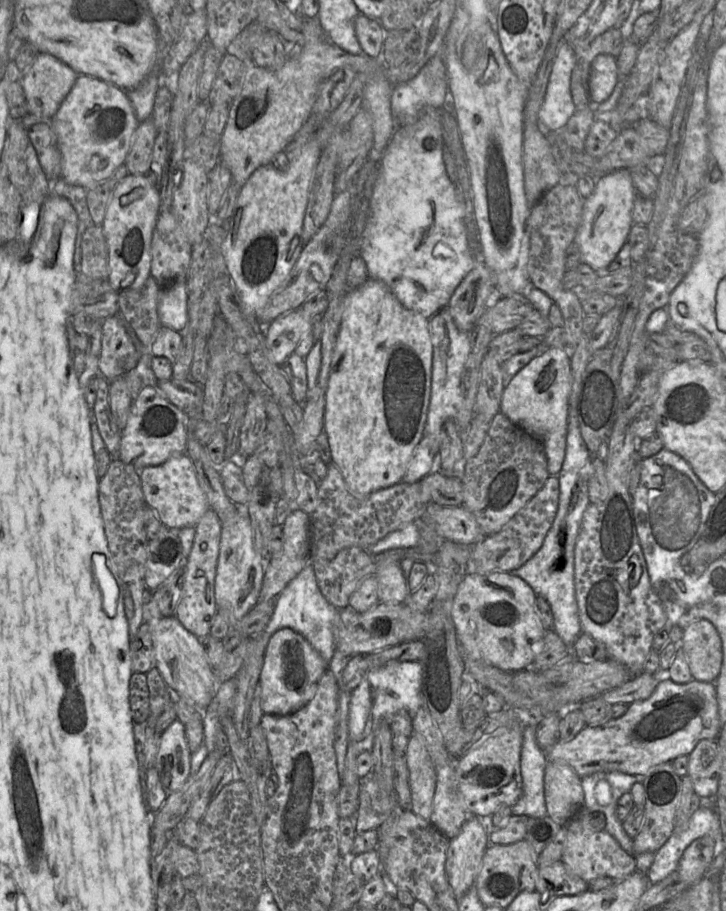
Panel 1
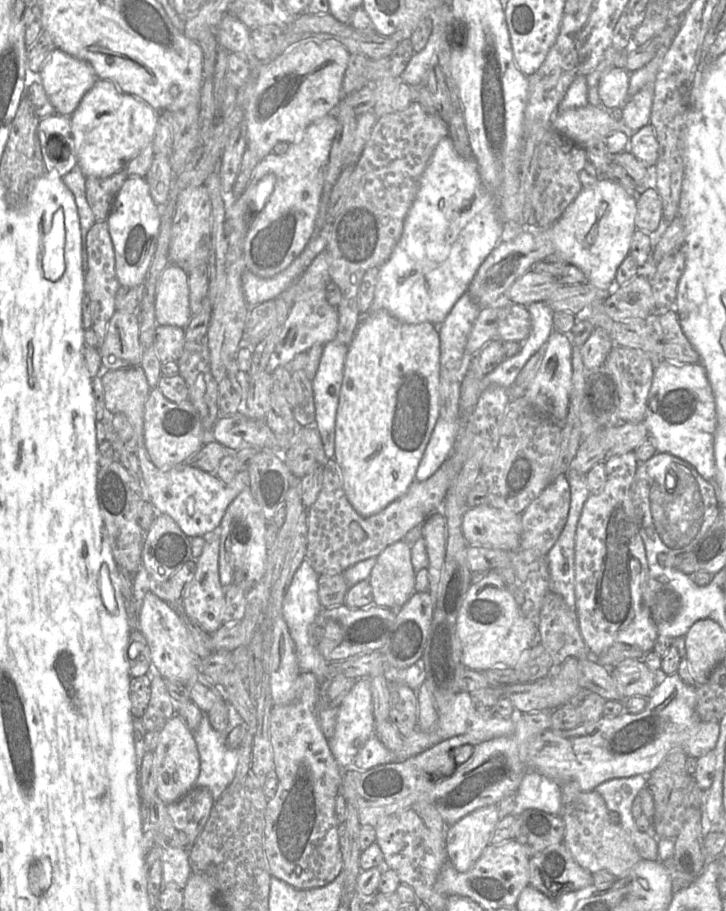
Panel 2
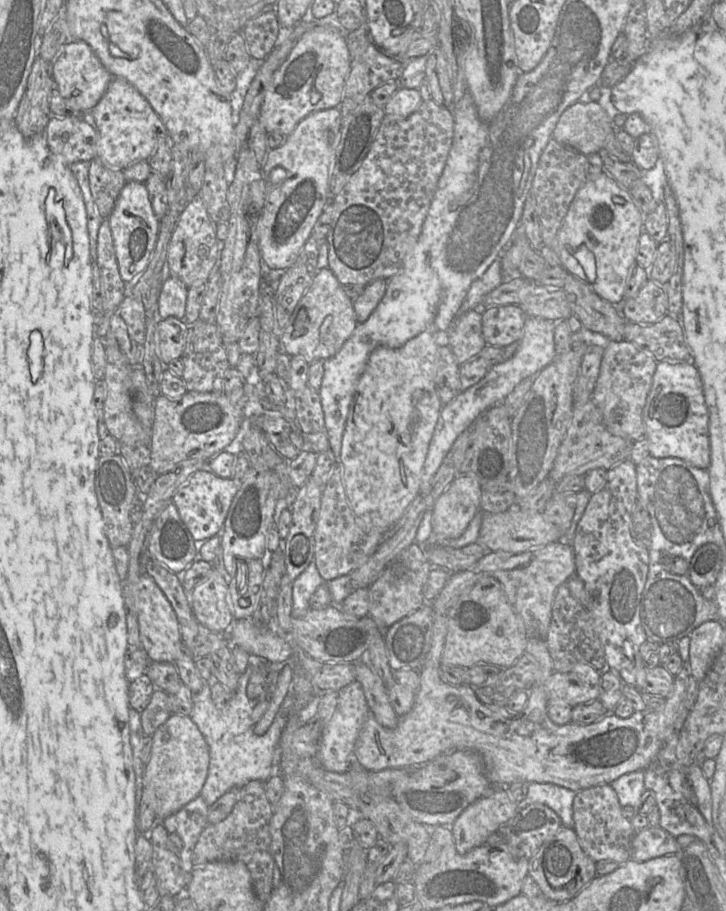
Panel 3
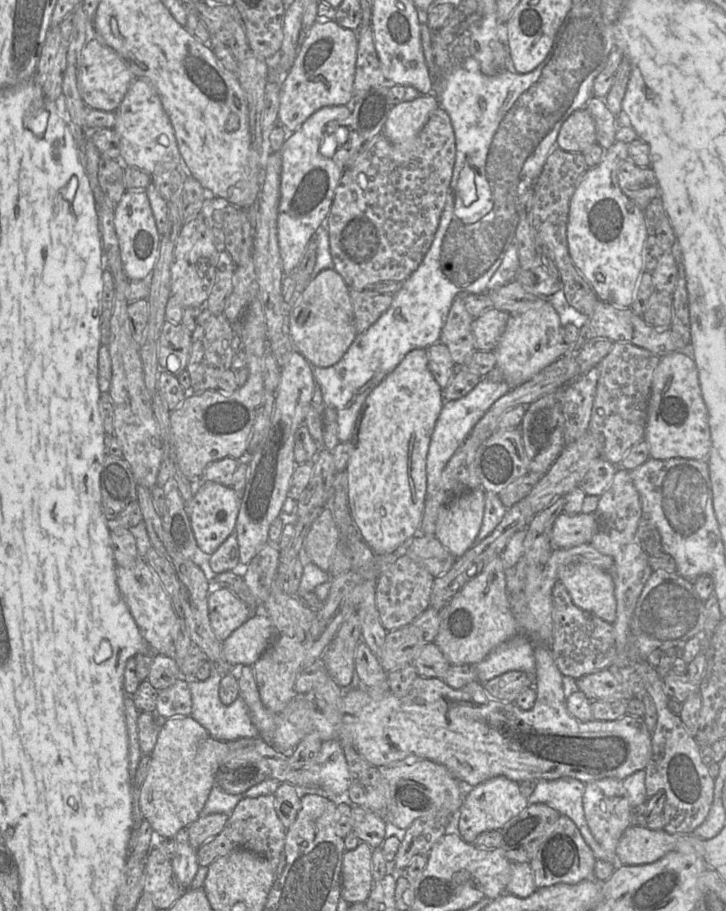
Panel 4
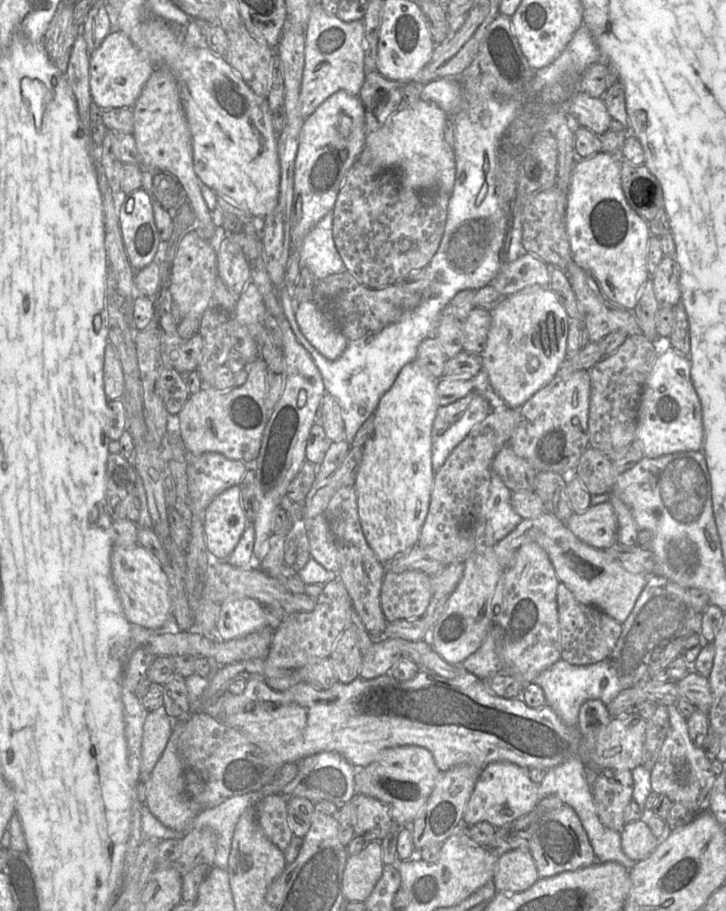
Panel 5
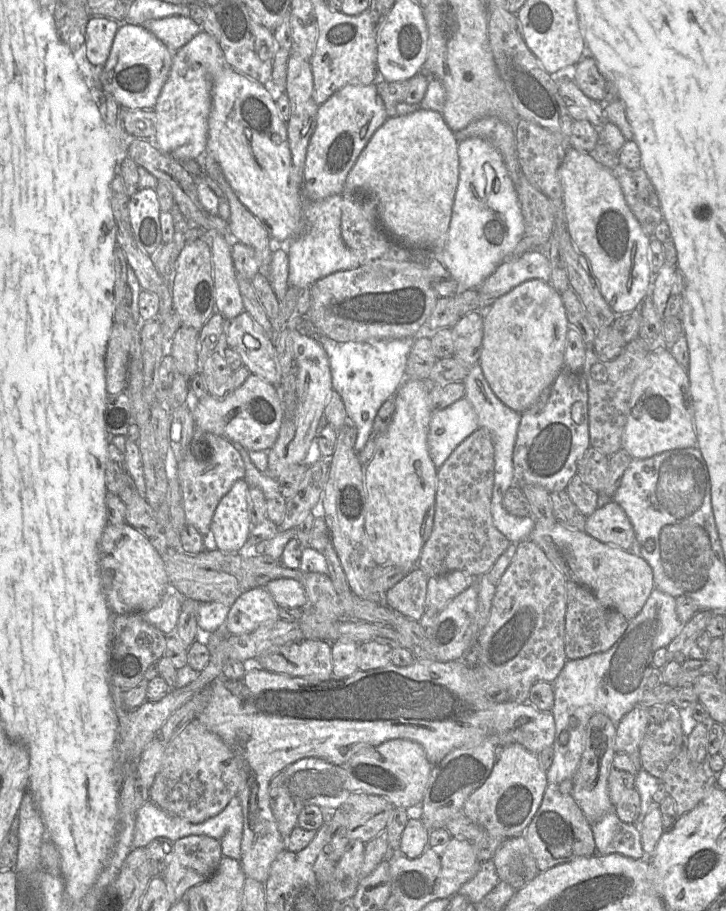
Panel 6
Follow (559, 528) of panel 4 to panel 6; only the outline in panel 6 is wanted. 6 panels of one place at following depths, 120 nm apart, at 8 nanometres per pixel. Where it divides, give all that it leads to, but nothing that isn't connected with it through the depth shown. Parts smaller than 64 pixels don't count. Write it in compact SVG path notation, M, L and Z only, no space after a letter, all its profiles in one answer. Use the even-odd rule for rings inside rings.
M613 500L586 517L585 532L606 544L629 550L636 540L634 528L623 508Z

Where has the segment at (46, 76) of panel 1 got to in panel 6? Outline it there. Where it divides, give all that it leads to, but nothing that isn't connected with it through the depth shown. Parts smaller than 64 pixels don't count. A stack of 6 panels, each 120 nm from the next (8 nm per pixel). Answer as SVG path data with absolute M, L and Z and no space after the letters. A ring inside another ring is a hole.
M142 25L118 28L106 63L101 69L103 93L114 97L123 110L153 109L169 77L173 52Z

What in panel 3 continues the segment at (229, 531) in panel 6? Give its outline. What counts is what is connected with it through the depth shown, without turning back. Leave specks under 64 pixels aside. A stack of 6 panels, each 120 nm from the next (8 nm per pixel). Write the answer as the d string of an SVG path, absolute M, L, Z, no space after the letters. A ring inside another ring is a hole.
M200 470L191 475L175 493L172 502L195 540L197 553L205 541L217 535L223 528L238 489L239 484L232 478L225 479L211 471Z

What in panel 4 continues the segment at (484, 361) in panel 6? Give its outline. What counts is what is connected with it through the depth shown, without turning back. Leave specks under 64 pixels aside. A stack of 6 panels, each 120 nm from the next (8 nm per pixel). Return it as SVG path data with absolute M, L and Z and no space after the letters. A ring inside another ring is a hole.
M540 298L533 303L531 309L510 315L493 352L496 366L502 371L504 381L514 389L568 353L570 346L564 341L563 326L553 304L546 298Z

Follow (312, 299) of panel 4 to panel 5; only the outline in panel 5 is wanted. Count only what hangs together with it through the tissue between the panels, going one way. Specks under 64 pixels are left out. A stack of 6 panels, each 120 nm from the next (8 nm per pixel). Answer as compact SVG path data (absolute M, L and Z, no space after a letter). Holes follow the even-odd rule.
M314 301L295 304L295 319L309 343L328 360L336 360L346 349L349 341L339 330L332 314L328 310L321 310Z

